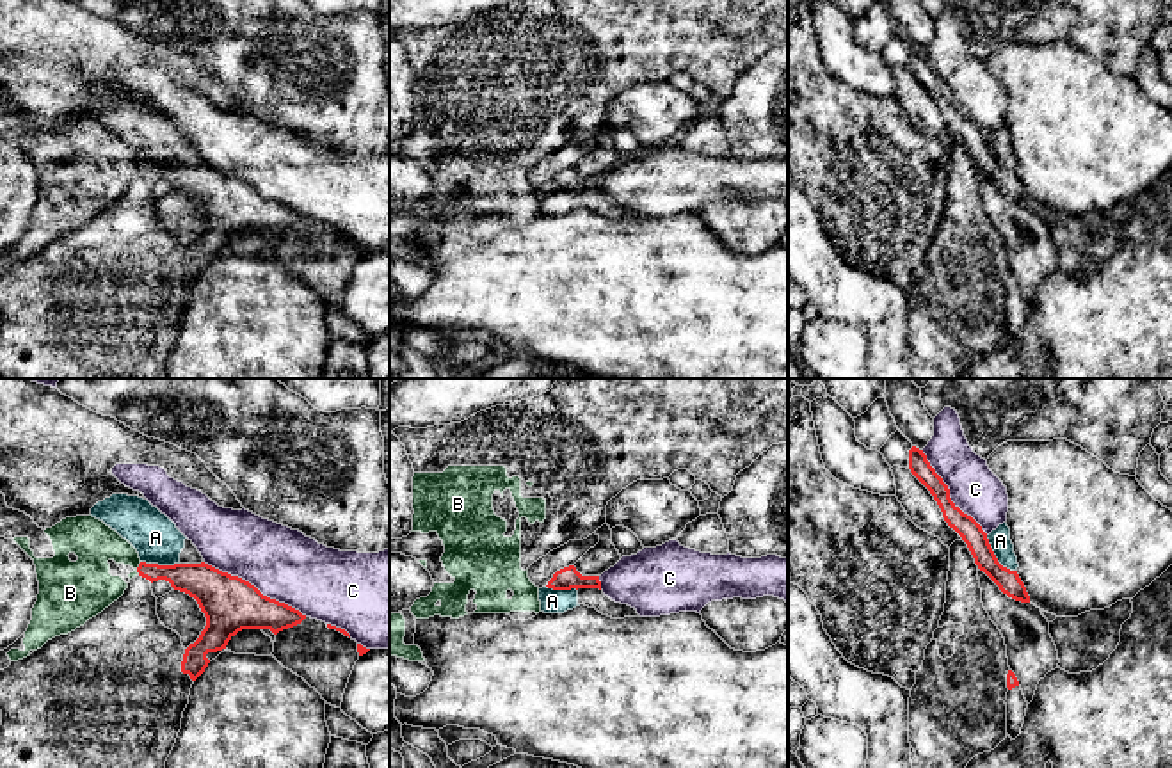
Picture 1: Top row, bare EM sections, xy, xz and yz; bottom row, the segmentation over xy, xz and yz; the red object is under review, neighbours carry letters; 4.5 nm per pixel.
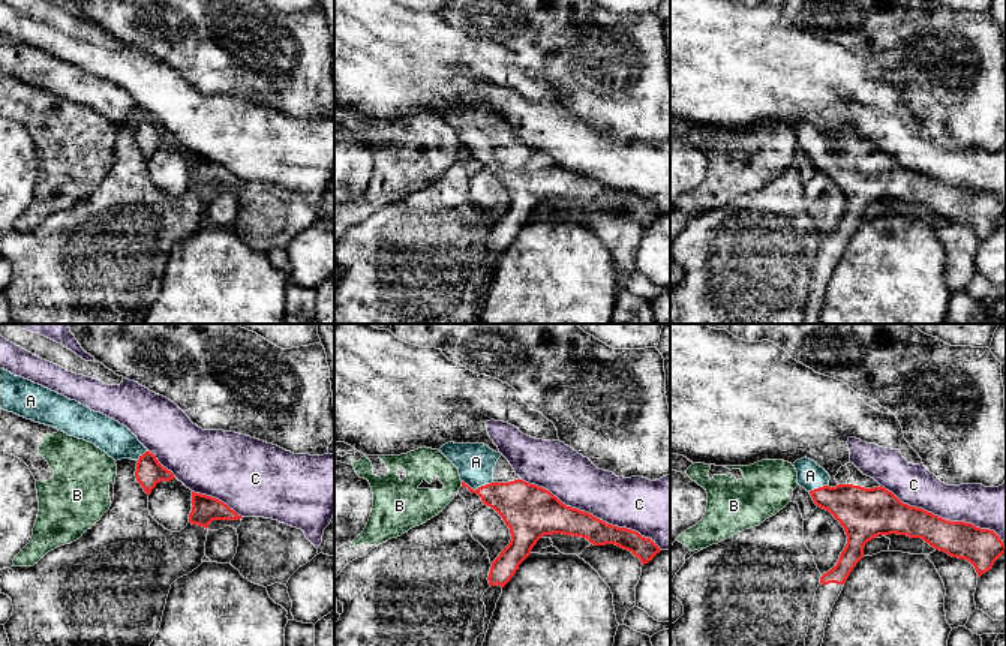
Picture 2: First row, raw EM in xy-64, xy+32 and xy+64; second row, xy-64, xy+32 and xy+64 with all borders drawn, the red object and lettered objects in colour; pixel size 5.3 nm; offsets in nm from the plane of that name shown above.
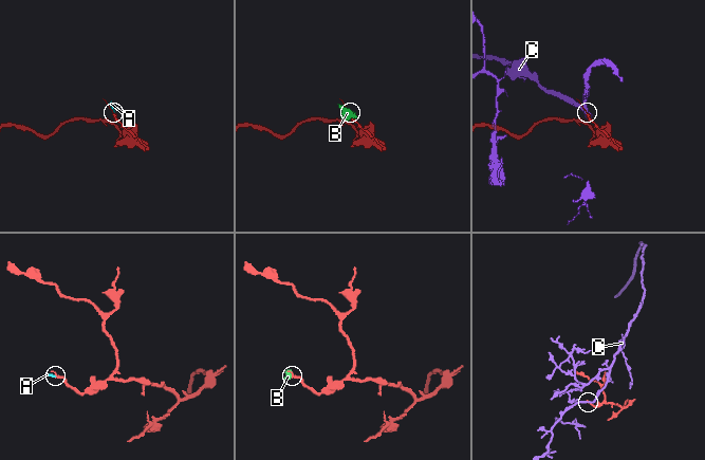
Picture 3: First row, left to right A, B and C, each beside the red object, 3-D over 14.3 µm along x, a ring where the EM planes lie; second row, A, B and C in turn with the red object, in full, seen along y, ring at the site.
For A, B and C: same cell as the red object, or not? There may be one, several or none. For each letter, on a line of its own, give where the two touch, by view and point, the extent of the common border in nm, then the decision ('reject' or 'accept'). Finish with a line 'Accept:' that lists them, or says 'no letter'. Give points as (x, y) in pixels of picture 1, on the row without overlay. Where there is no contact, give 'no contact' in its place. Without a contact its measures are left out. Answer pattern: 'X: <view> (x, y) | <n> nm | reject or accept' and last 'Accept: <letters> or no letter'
A: yz (995, 159) | 220 nm | accept
B: xy (137, 169) | 60 nm | reject
C: xy (253, 187) | 550 nm | reject
Accept: A

